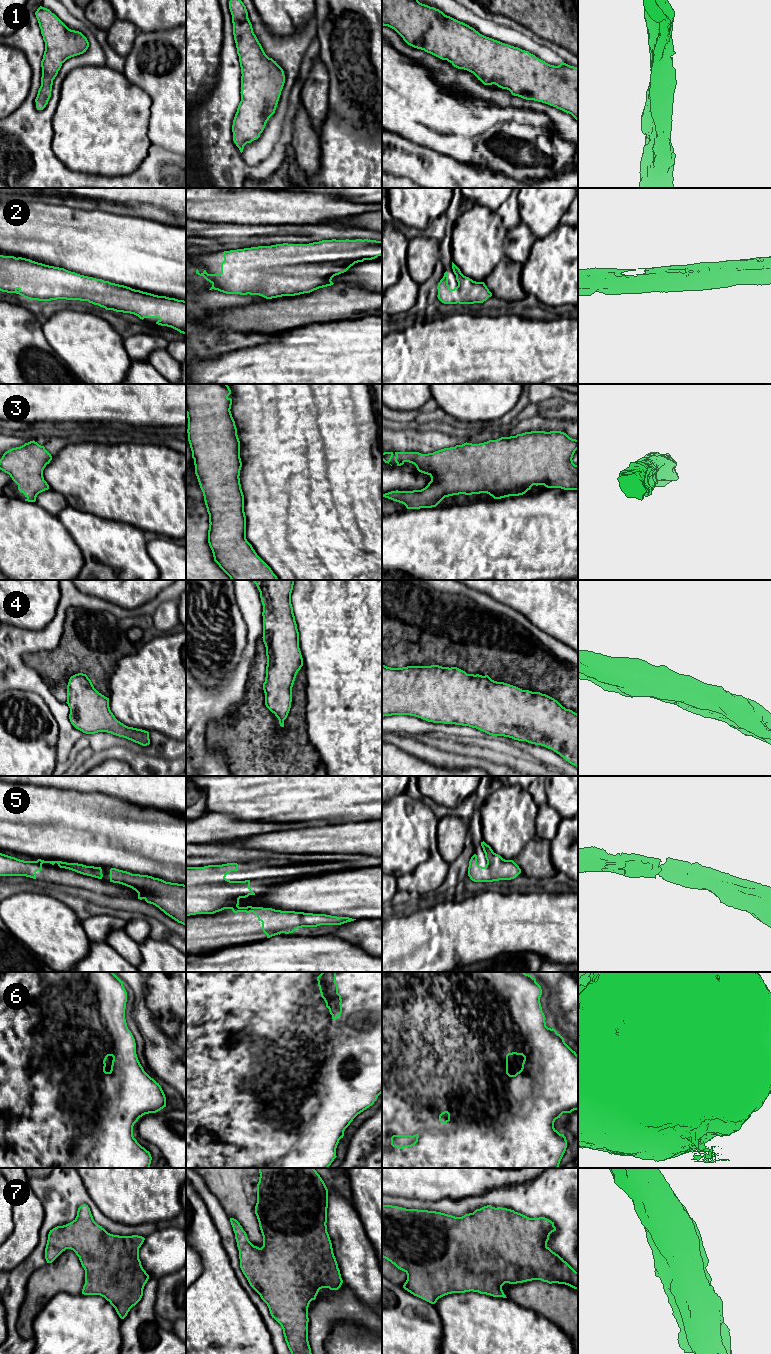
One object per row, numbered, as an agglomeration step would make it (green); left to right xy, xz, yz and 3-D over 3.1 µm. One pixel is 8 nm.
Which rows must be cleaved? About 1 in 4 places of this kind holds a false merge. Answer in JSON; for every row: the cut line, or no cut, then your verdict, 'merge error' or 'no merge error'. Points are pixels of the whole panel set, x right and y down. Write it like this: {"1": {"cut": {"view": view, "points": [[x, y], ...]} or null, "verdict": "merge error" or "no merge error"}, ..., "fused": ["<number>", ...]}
{"1": {"cut": null, "verdict": "no merge error"}, "2": {"cut": null, "verdict": "no merge error"}, "3": {"cut": null, "verdict": "no merge error"}, "4": {"cut": null, "verdict": "no merge error"}, "5": {"cut": {"view": "xz", "points": [[238, 906], [231, 908]]}, "verdict": "merge error"}, "6": {"cut": {"view": "yz", "points": [[509, 972], [517, 987], [507, 1008], [522, 1018], [520, 1026]]}, "verdict": "merge error"}, "7": {"cut": null, "verdict": "no merge error"}, "fused": ["5", "6"]}

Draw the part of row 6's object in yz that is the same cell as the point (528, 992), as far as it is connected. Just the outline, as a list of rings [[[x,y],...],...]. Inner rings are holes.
[[[510,972],[517,981],[516,998],[507,1000],[507,1006],[511,1015],[522,1016],[529,1007],[536,1006],[542,1010],[540,997],[541,986],[536,979],[525,972]]]

